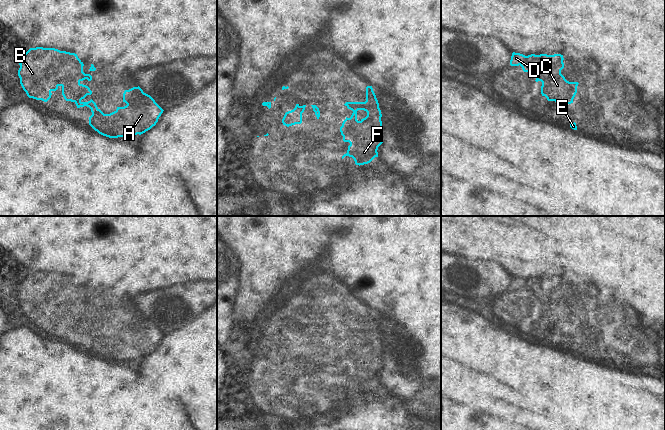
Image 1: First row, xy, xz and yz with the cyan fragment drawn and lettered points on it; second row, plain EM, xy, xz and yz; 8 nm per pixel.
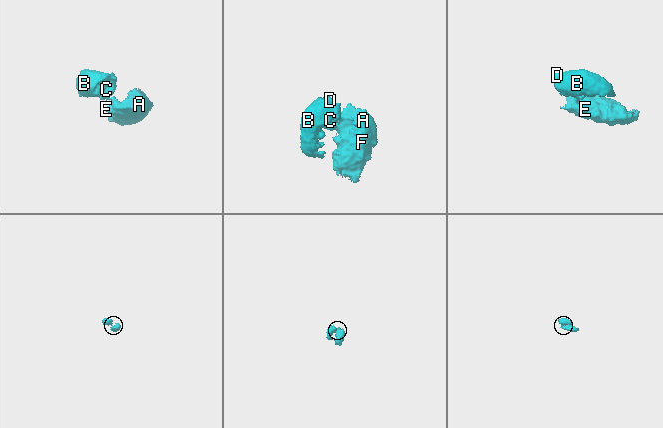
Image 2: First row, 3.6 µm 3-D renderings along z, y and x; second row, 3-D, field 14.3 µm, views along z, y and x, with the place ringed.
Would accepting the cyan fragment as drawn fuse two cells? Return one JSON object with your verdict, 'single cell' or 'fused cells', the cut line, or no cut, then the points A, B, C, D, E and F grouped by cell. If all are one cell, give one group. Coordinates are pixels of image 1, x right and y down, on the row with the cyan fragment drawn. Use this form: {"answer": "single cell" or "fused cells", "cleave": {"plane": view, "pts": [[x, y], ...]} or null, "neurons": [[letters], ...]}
{"answer": "fused cells", "cleave": {"plane": "xy", "pts": [[80, 100], [75, 102]]}, "neurons": [["A", "E", "F"], ["B", "C", "D"]]}

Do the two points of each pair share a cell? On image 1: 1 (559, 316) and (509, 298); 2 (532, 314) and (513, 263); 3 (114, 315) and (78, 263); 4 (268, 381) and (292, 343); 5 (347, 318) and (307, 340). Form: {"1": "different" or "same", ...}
{"1": "different", "2": "different", "3": "different", "4": "same", "5": "different"}

